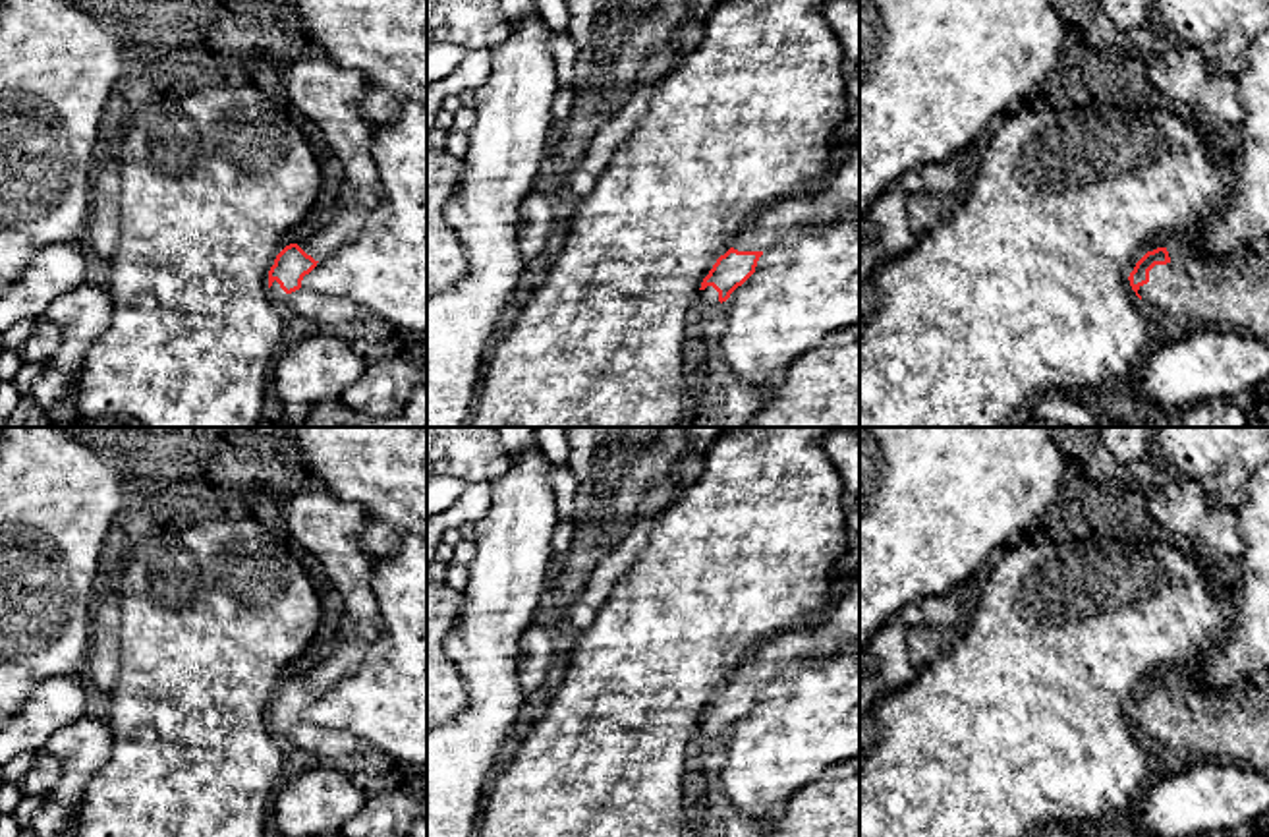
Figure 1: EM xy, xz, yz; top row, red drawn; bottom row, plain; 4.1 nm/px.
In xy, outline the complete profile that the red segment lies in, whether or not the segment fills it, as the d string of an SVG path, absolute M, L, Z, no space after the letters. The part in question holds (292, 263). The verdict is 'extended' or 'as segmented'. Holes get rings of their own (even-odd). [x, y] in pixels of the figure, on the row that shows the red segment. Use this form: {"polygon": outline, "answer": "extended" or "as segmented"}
{"polygon": "M297 244L286 245L268 271L270 298L299 327L336 325L363 321L367 311L350 298L323 296L301 288L301 280L319 261Z", "answer": "extended"}

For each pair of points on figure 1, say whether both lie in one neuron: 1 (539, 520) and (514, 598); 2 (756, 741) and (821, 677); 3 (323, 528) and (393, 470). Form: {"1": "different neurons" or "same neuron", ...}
{"1": "same neuron", "2": "same neuron", "3": "different neurons"}

